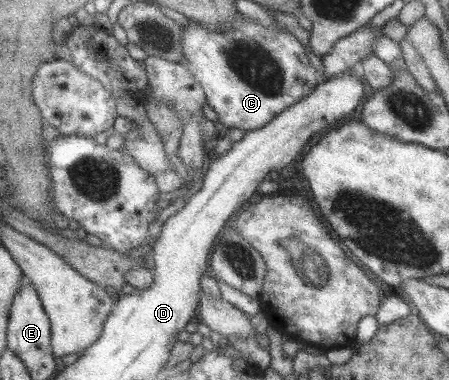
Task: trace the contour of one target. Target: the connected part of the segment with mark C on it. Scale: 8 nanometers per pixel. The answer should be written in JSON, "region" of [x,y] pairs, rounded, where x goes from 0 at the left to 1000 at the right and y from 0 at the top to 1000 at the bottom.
{"region":[[[541,45],[523,66],[510,66],[506,82],[465,76],[439,55],[423,53],[408,74],[408,121],[416,147],[416,174],[428,182],[439,211],[448,216],[461,253],[463,274],[486,303],[494,337],[535,337],[561,345],[604,324],[626,295],[641,289],[653,271],[688,247],[706,226],[706,189],[684,163],[670,111],[637,76],[586,71],[555,45]]]}

